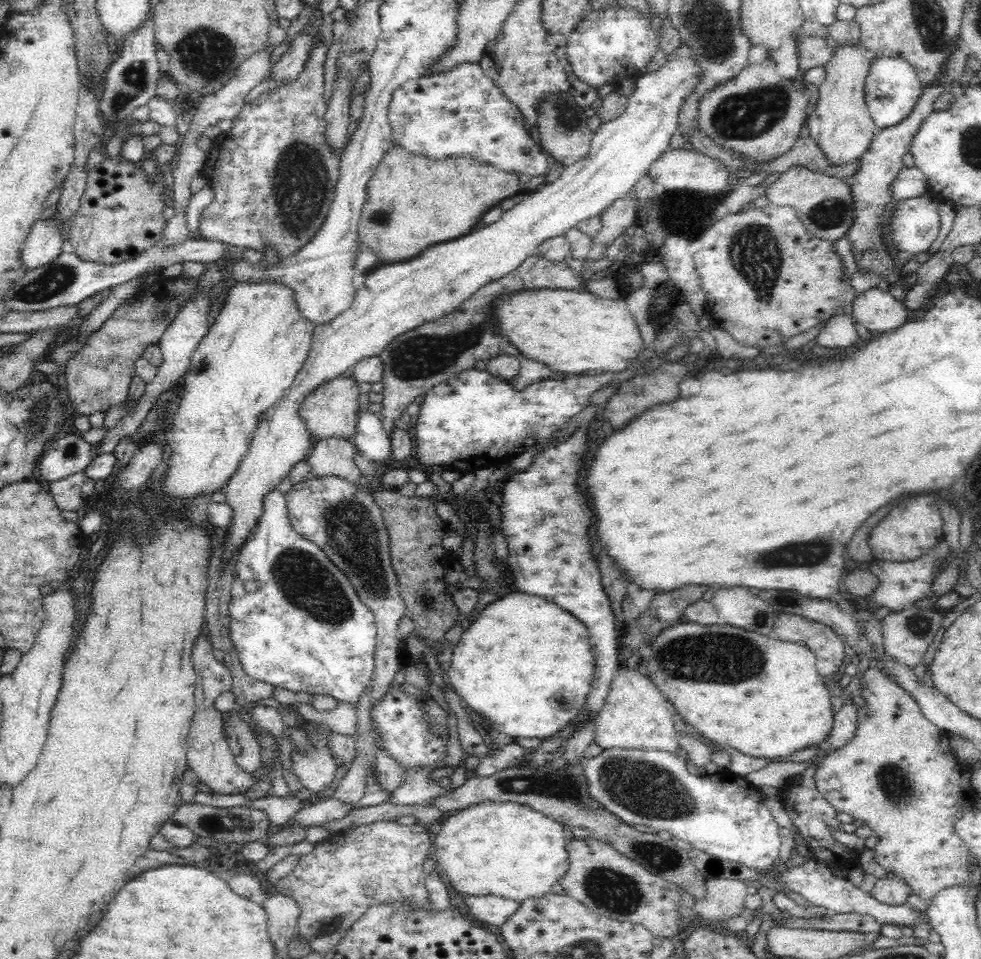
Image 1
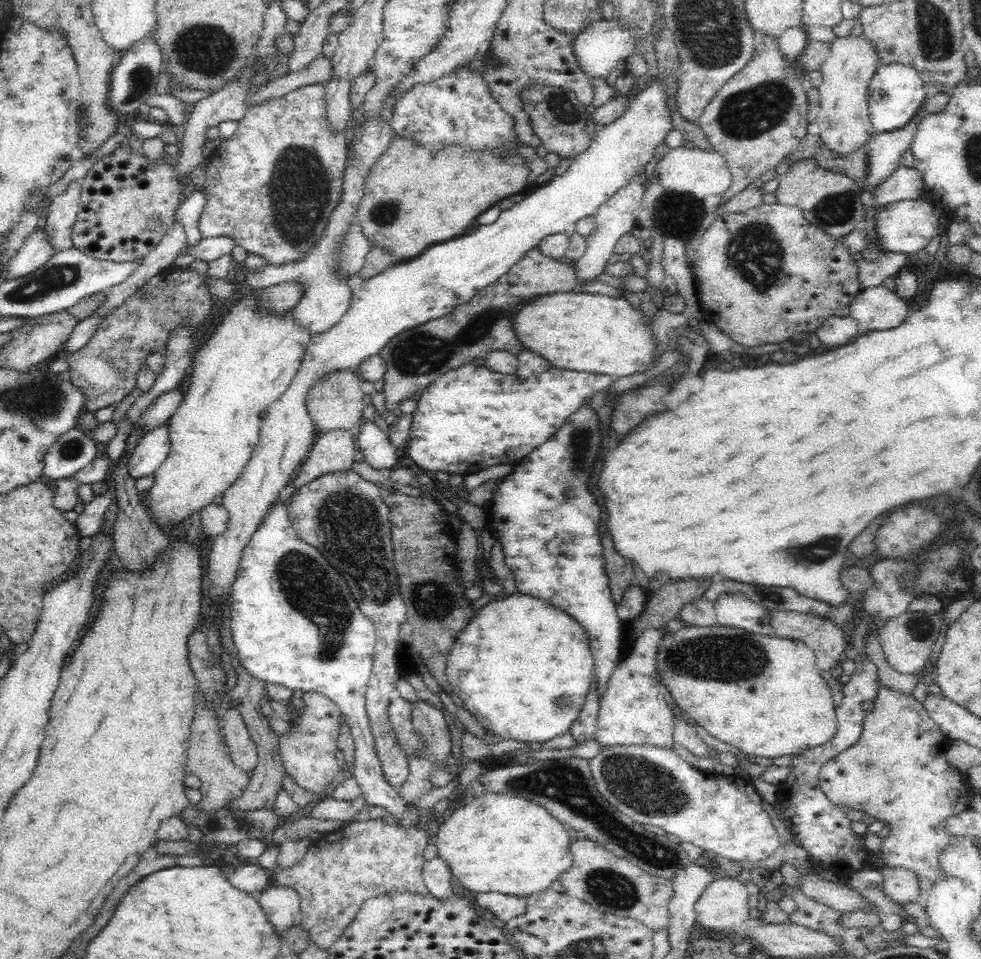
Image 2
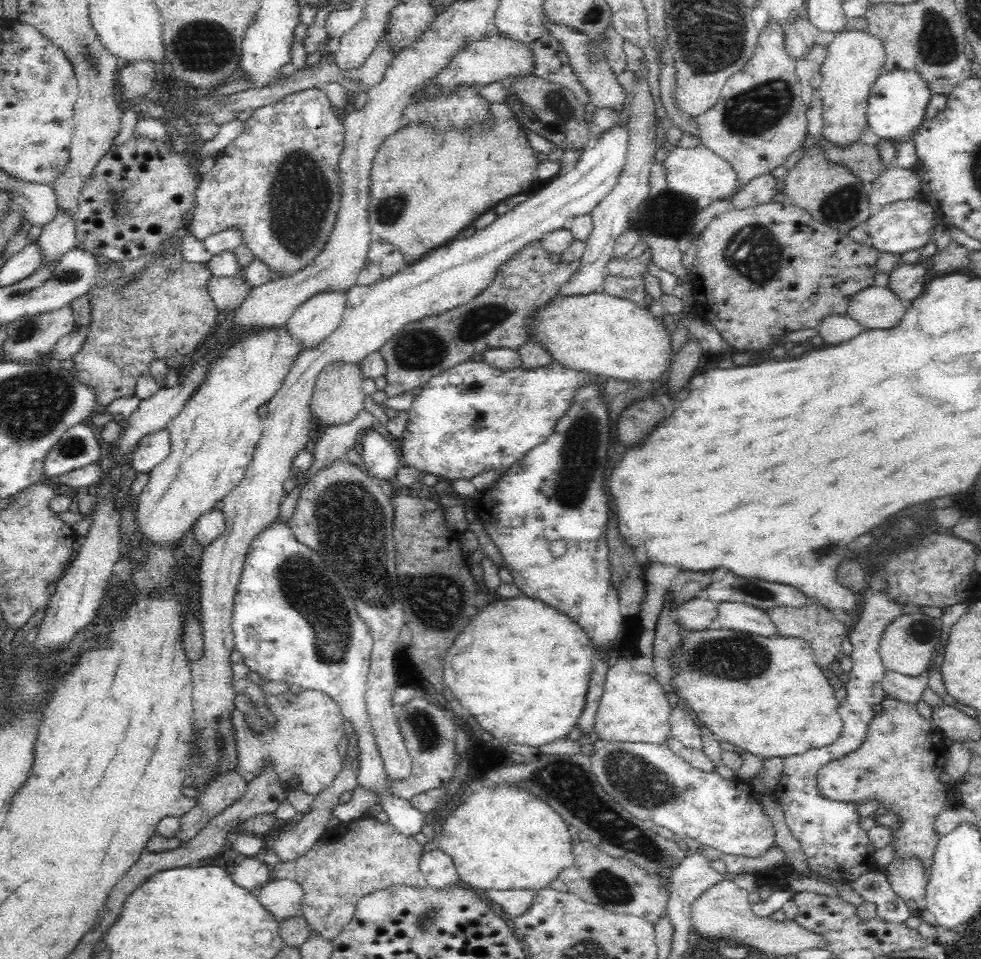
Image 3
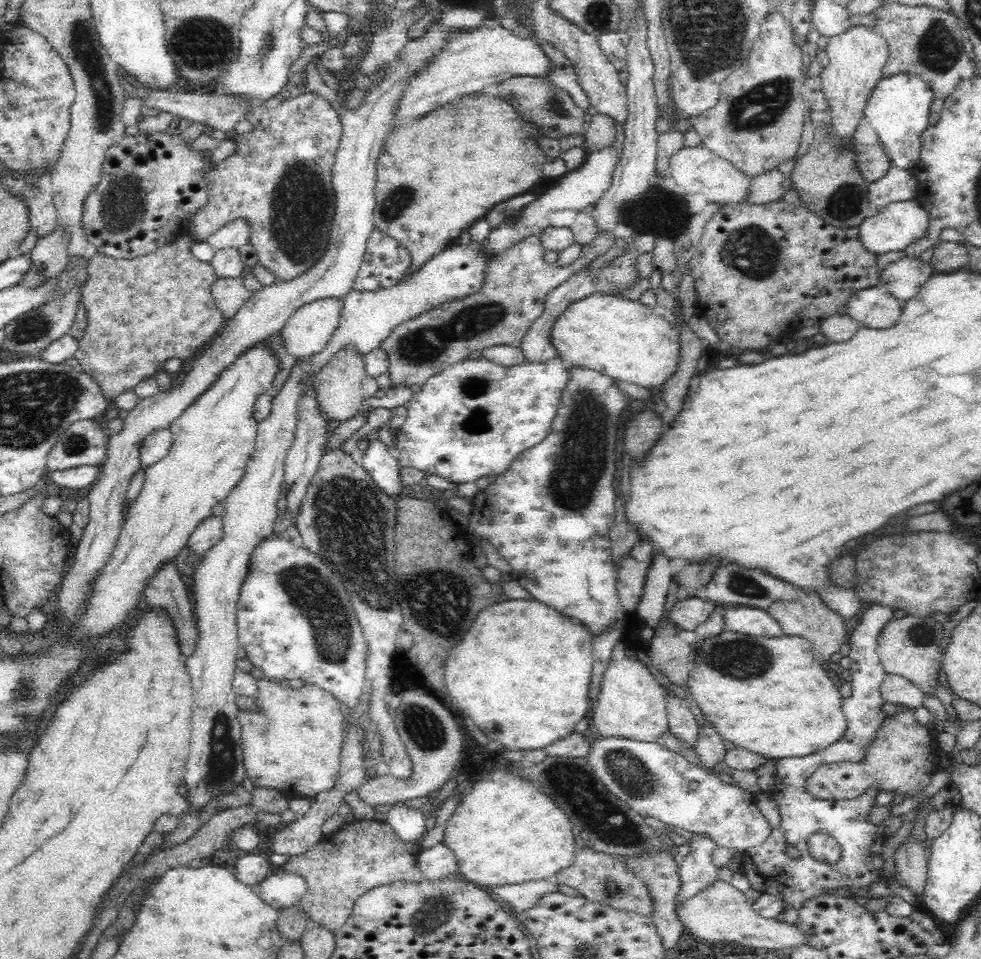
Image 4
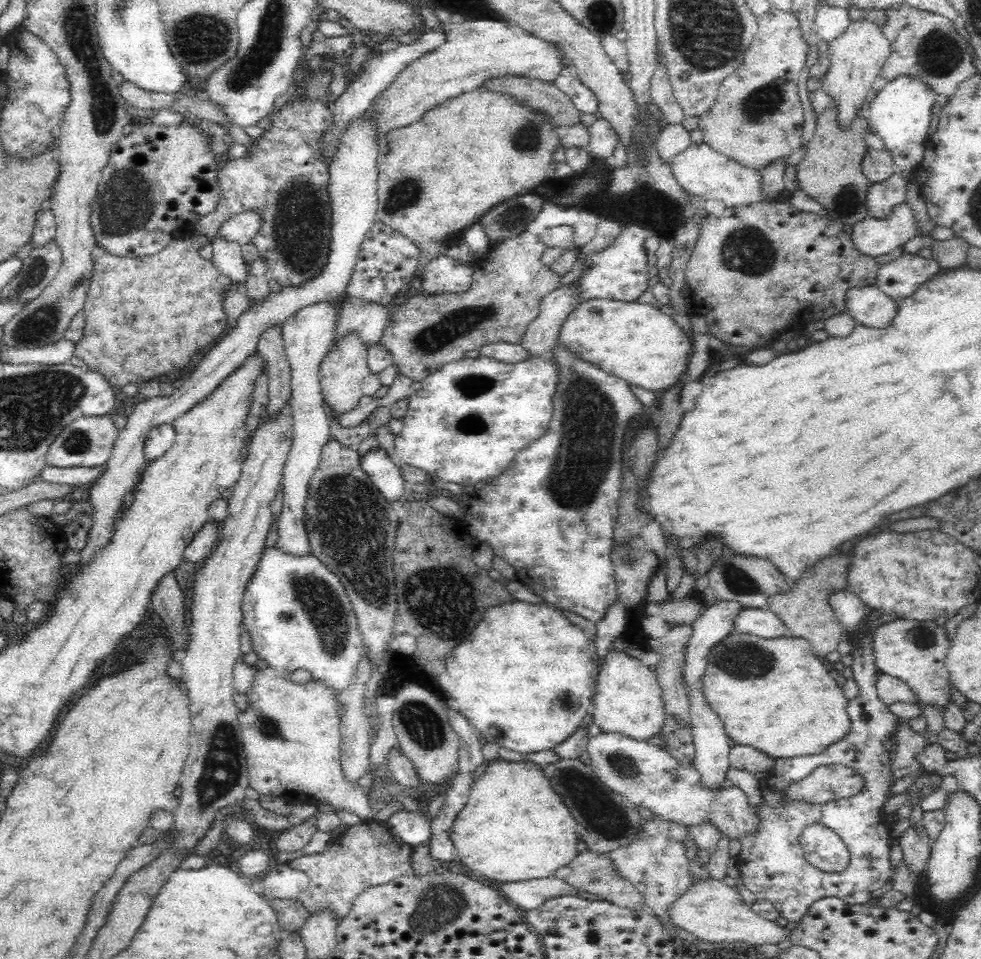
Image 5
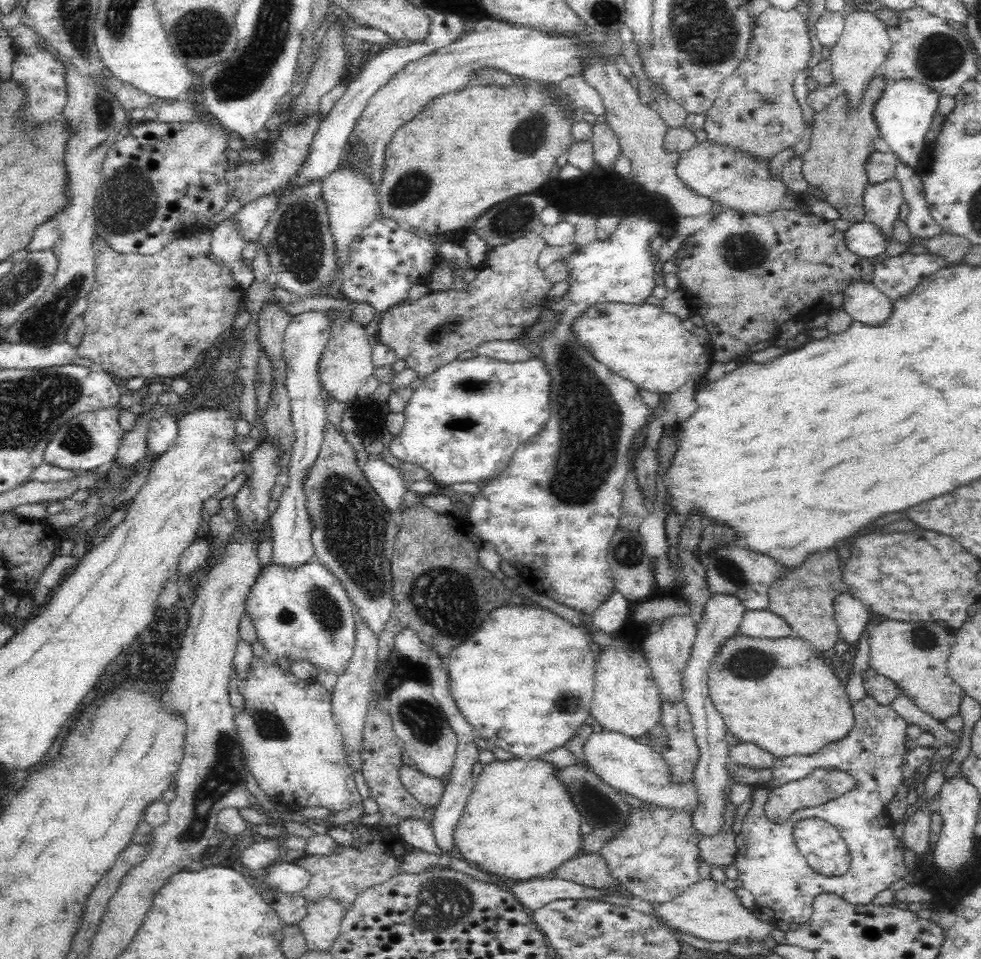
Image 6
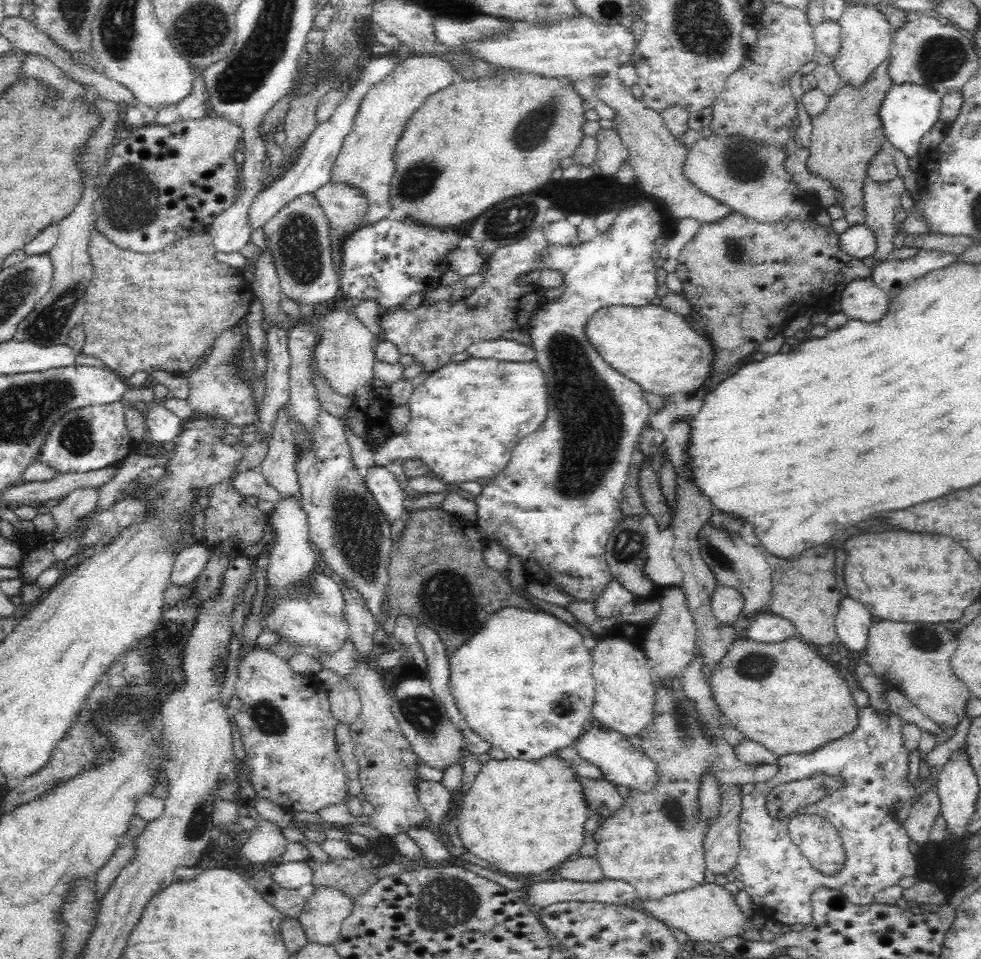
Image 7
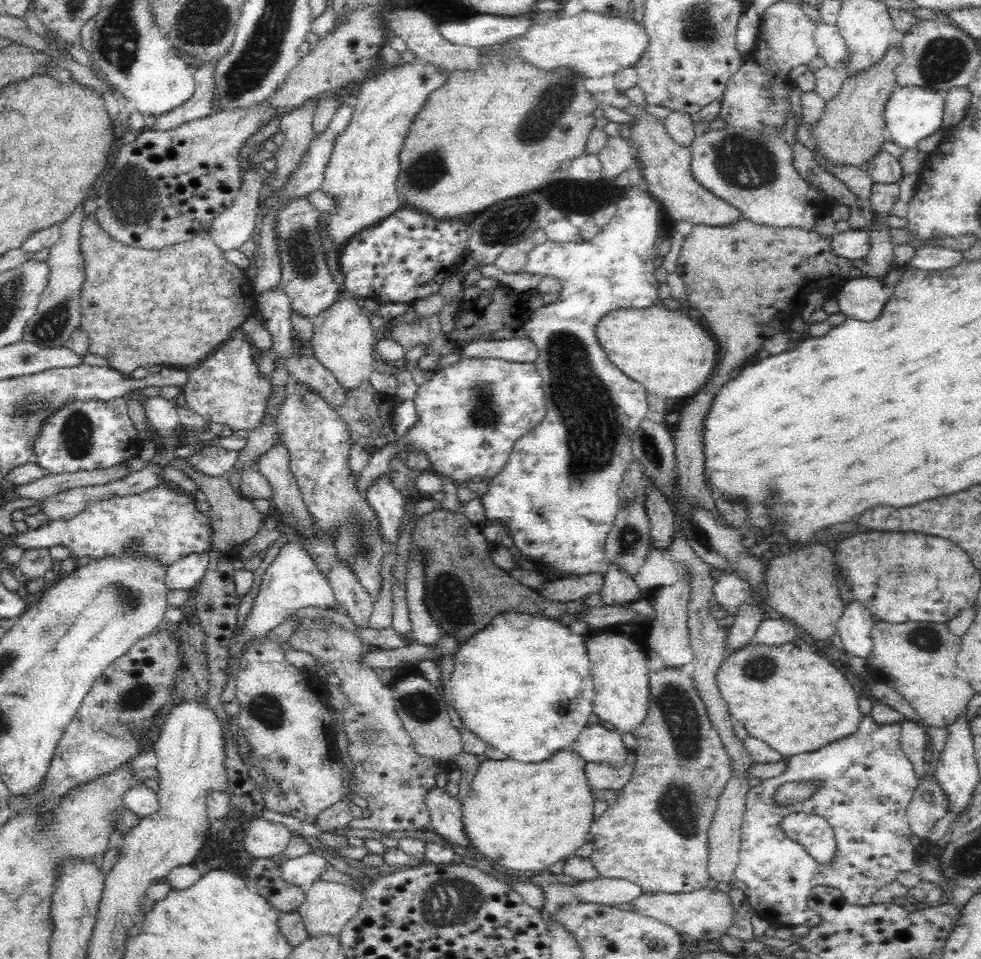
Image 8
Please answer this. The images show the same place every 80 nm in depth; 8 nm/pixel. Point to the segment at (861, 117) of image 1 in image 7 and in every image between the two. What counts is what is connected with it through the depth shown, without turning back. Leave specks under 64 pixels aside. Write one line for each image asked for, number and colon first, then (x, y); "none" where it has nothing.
2: (843, 121)
3: (854, 60)
4: (857, 56)
5: (857, 56)
6: (863, 46)
7: (866, 37)

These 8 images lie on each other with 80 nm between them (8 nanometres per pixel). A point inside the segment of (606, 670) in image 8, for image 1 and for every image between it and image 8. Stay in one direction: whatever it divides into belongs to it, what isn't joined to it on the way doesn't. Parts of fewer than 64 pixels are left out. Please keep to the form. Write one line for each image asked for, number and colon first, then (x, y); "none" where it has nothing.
1: (635, 714)
2: (633, 710)
3: (634, 707)
4: (631, 704)
5: (628, 700)
6: (626, 699)
7: (624, 689)

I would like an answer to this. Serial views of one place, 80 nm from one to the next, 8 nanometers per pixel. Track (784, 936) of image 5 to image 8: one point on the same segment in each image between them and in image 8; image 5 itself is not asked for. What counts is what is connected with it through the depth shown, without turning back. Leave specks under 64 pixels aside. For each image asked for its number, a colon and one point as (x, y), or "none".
6: (708, 910)
7: (708, 913)
8: (705, 914)

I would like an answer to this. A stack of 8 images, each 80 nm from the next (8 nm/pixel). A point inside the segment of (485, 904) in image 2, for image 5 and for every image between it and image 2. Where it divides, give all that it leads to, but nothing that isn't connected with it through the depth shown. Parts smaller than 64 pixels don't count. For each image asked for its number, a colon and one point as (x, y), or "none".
3: (515, 901)
4: (521, 897)
5: (530, 894)

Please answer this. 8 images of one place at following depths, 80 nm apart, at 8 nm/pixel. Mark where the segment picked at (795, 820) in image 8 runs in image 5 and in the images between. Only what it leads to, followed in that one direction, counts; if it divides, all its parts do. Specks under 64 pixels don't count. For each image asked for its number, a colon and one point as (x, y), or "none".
5: (824, 849)
6: (820, 843)
7: (818, 839)

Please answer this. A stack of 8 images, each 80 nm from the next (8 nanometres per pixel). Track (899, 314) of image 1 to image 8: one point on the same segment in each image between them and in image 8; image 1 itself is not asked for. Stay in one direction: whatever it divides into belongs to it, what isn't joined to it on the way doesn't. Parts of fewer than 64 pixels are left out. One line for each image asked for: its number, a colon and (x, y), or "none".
2: (876, 308)
3: (876, 307)
4: (873, 307)
5: (866, 304)
6: (862, 301)
7: (862, 299)
8: (860, 298)

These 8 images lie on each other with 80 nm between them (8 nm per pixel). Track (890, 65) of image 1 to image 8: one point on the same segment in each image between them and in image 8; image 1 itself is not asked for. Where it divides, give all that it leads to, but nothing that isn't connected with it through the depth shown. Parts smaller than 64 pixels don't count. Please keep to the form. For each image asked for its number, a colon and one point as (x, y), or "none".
2: (895, 95)
3: (898, 100)
4: (898, 108)
5: (900, 114)
6: (904, 113)
7: (909, 111)
8: (912, 114)

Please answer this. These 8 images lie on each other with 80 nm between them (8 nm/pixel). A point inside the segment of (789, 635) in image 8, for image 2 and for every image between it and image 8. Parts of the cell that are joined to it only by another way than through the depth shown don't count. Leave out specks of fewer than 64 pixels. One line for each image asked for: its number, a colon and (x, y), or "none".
2: (733, 611)
3: (737, 616)
4: (746, 620)
5: (763, 623)
6: (765, 625)
7: (765, 628)

